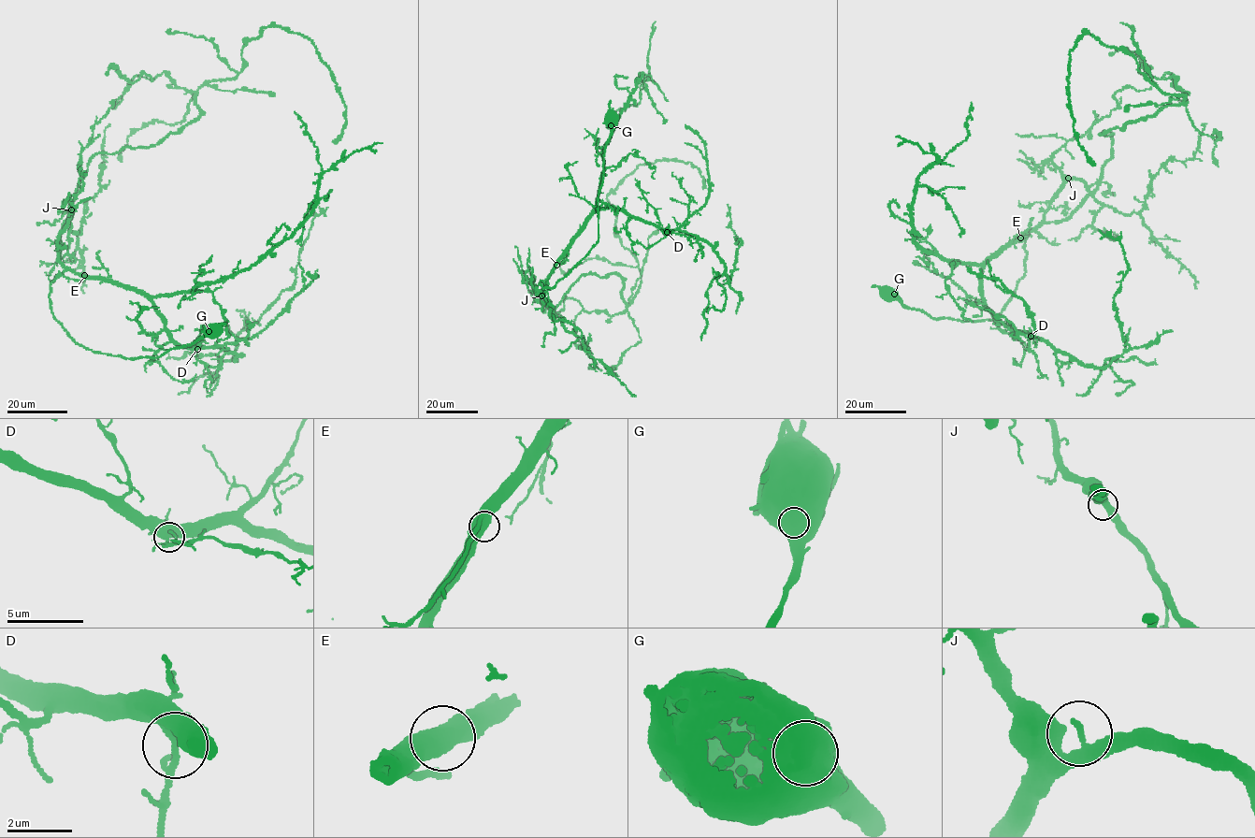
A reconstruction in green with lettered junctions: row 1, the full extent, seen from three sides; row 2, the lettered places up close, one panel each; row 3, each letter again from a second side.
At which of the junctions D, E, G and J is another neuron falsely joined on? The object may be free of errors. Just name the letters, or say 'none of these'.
none of these

